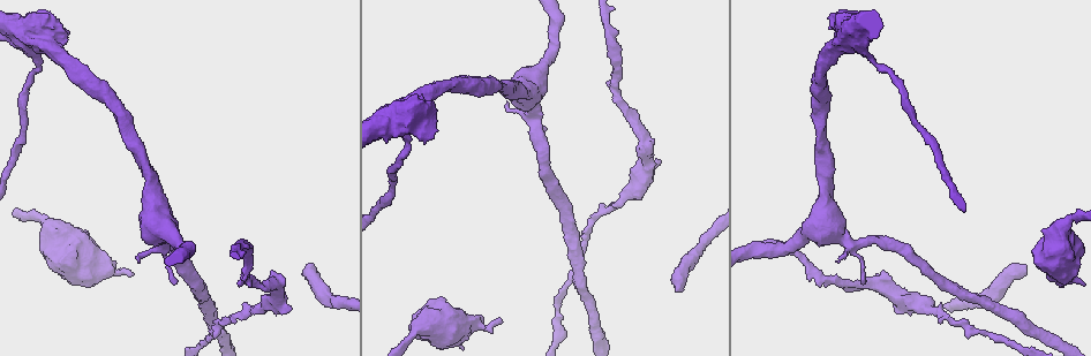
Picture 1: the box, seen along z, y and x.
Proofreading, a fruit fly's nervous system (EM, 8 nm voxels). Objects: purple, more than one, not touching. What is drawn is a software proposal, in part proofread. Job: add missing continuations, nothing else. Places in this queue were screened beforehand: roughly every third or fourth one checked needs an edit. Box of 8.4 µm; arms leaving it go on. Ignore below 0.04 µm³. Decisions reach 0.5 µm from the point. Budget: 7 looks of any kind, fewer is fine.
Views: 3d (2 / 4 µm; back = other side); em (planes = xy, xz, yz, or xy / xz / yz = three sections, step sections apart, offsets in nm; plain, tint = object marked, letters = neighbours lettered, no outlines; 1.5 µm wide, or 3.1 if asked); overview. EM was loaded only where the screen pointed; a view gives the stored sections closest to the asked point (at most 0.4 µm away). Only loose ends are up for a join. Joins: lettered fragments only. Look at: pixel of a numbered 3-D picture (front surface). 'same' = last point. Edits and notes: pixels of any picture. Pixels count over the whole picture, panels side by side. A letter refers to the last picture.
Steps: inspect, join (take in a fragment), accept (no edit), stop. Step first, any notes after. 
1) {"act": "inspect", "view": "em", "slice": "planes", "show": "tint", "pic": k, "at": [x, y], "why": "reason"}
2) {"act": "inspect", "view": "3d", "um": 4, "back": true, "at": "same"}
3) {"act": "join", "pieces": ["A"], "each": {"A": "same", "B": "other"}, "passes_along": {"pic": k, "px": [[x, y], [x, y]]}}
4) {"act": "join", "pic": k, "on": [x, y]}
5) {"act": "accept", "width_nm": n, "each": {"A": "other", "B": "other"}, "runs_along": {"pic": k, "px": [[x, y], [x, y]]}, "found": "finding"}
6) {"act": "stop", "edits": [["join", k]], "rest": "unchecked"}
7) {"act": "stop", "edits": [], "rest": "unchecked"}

{"act": "inspect", "view": "em", "slice": "planes", "show": "tint", "pic": 1, "at": [499, 324], "why": "an open end"}

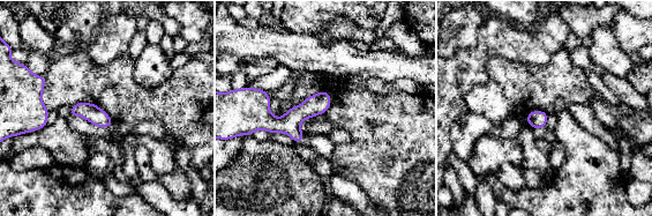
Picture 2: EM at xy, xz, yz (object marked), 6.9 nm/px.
{"act": "inspect", "view": "em", "slice": "planes", "show": "letters", "at": "same"}

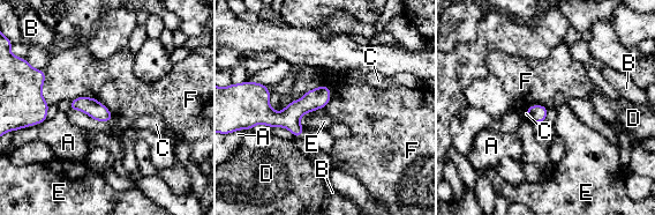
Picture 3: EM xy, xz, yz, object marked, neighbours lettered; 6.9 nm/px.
{"act": "accept", "each": {"A": "other", "B": "other", "C": "other", "D": "other", "E": "other", "F": "other"}, "border": {"pic": 3, "px": [[43, 71], [42, 96], [49, 104]]}, "found": "none of them fits"}

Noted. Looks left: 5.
{"act": "inspect", "view": "3d", "um": 4, "pic": 1, "at": [307, 265], "why": "an open end"}

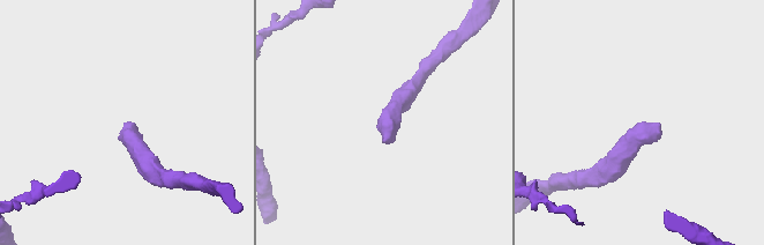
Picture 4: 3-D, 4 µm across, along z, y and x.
{"act": "inspect", "view": "em", "slice": "planes", "show": "letters", "pic": 4, "at": [382, 140], "why": "shape alone is not enough"}

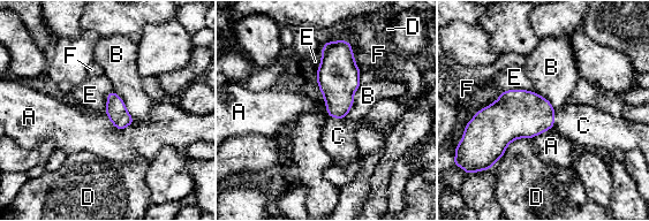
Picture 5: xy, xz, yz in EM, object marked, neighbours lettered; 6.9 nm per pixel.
{"act": "join", "pieces": ["C"], "each": {"A": "other", "B": "other", "C": "same", "D": "other", "E": "other", "F": "other"}, "passes_along": {"pic": 5, "px": [[338, 82], [336, 117], [338, 136]]}, "found": "the cell continues"}

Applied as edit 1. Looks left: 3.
{"act": "stop", "edits": [["join", 5]], "rest": "unchecked"}

